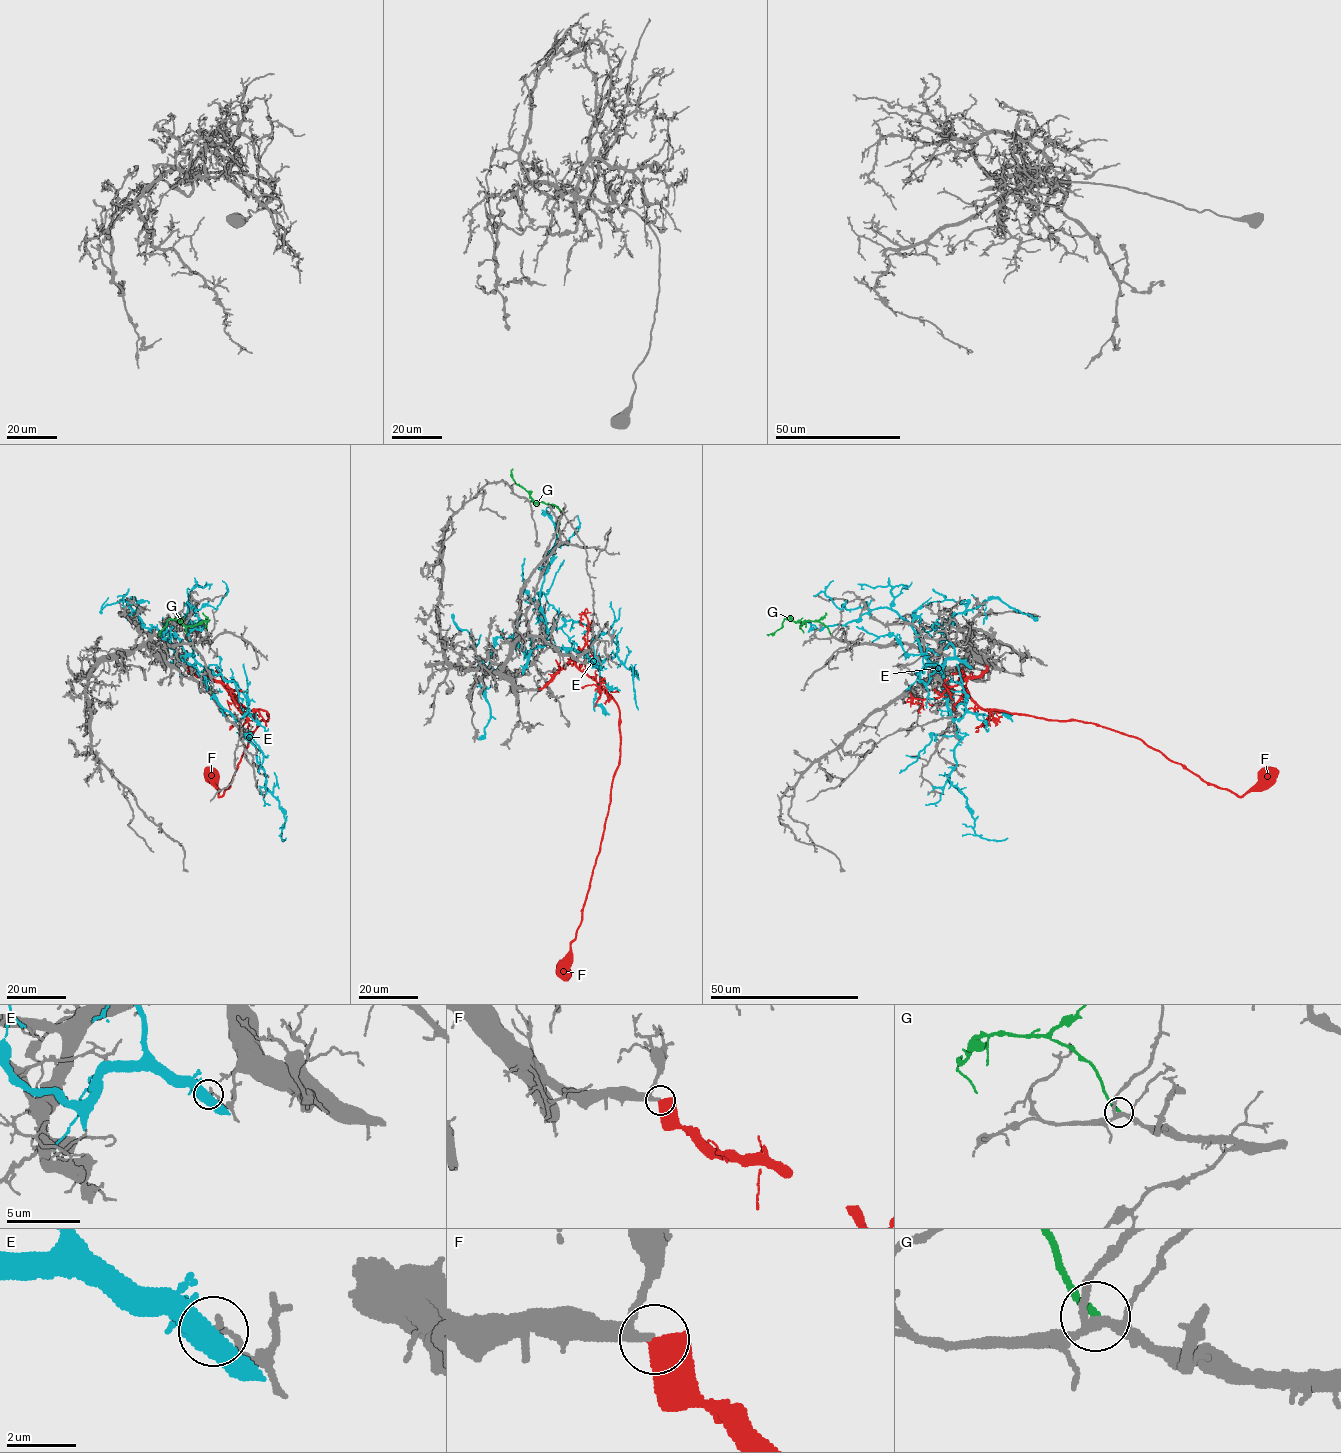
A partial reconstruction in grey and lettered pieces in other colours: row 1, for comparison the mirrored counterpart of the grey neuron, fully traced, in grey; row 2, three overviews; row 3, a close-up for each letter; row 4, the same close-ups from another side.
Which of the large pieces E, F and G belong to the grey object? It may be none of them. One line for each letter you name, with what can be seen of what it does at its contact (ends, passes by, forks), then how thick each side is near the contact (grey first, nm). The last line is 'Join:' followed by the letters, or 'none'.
F: It ends there. Thickness 300 nm (grey) against 600 nm
Join: F

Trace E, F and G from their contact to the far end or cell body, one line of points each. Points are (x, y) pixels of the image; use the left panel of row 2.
E: (171, 664), (181, 659), (190, 665), (255, 748), (266, 788), (283, 813), (281, 837), (286, 838)
F: (187, 665), (198, 676), (220, 682), (247, 709), (267, 712), (220, 796), (208, 768)
G: (208, 636), (208, 620), (189, 626), (169, 618), (160, 635)

